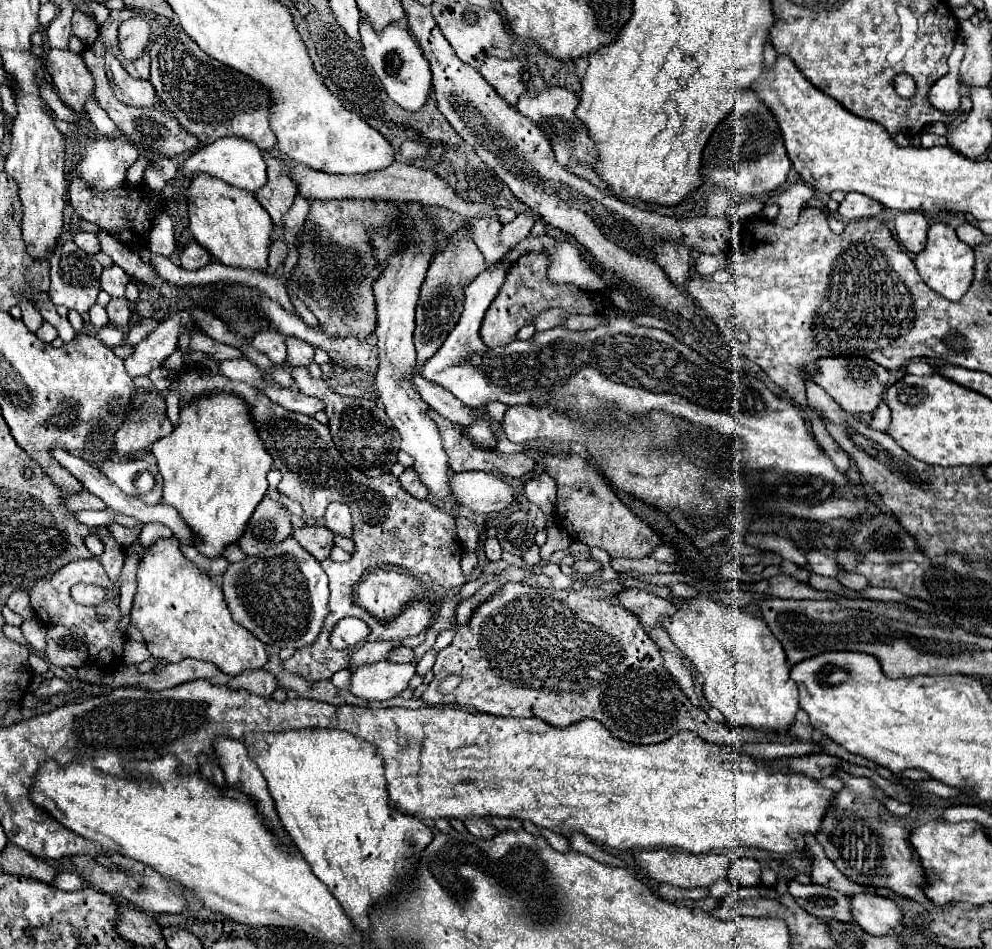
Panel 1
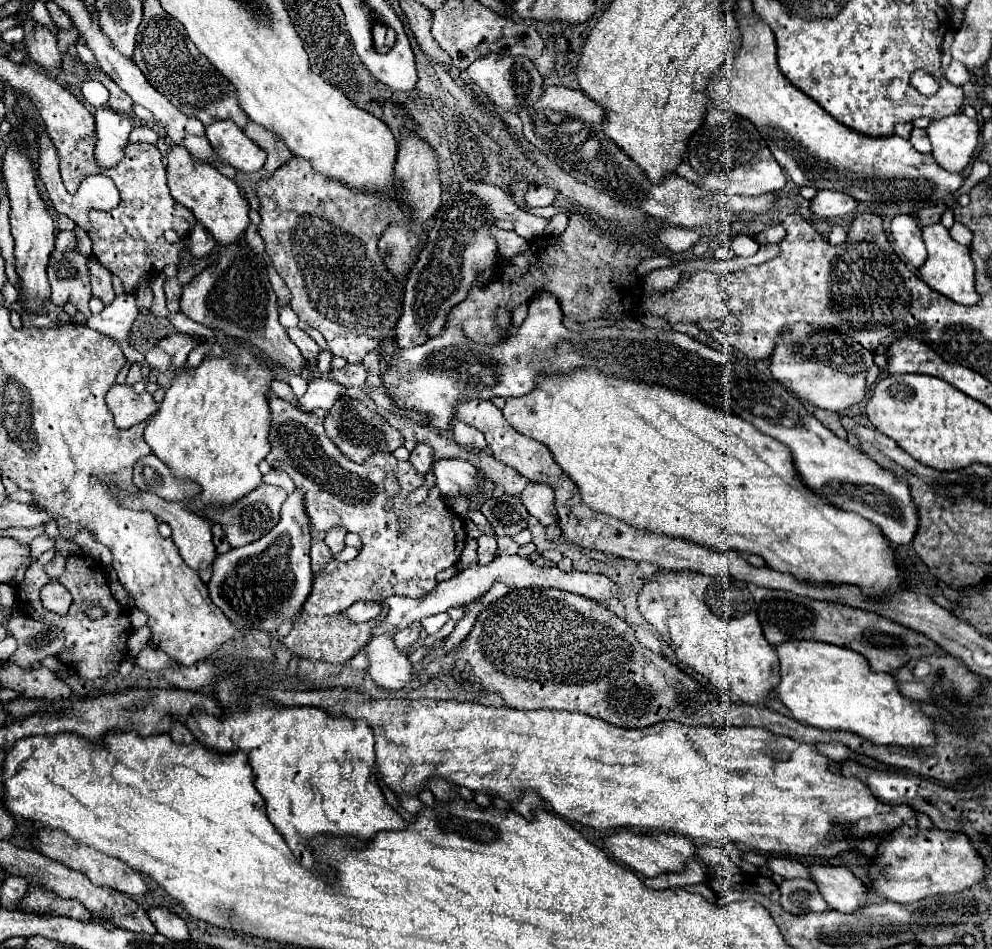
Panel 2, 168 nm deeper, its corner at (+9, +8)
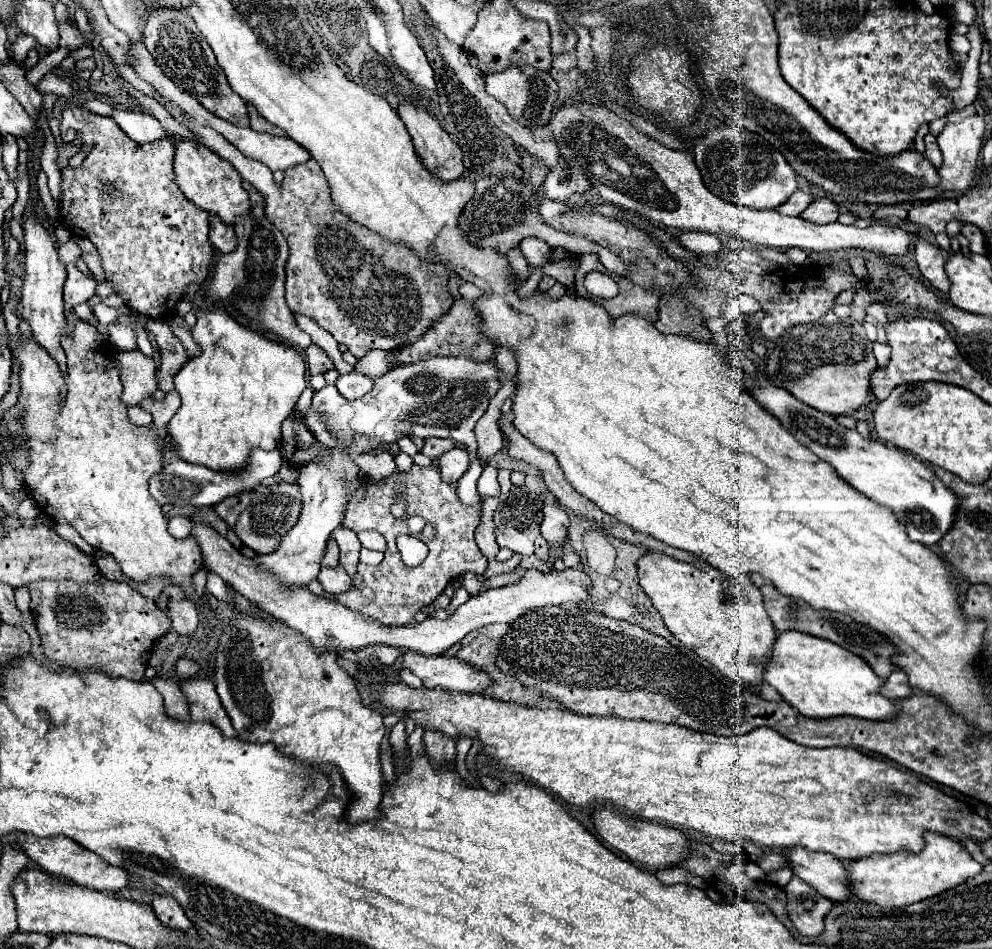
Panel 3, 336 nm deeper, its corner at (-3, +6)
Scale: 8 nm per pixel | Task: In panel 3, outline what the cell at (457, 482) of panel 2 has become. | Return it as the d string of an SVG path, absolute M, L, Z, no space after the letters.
M452 448L444 452L438 458L438 468L442 474L442 480L446 482L458 482L458 478L466 472L468 468L468 454L464 448Z

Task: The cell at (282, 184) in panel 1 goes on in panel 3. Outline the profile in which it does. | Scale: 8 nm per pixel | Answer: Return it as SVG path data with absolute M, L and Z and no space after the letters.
M248 104L248 116L250 116L250 128L252 128L252 130L262 130L262 132L274 134L274 136L286 136L286 132L284 132L282 128L274 126L274 124L270 124L266 118L262 118L252 104Z

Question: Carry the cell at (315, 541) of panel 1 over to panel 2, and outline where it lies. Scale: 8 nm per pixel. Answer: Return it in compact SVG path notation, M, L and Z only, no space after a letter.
M312 540L312 570L318 574L318 566L332 560L332 552L324 540Z

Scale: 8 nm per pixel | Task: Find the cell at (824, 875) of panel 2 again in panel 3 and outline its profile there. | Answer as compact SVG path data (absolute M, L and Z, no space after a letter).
M794 846L786 850L786 860L798 878L802 878L806 884L816 888L822 896L826 896L832 902L842 902L852 898L850 886L848 886L848 872L842 866L840 860L836 860L830 854L822 852L810 852L802 846Z

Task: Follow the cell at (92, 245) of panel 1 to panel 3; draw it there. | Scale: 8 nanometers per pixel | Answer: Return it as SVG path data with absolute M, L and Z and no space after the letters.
M68 240L66 244L58 246L58 256L60 256L62 264L76 264L76 260L80 258L80 252L78 252L78 246L74 244L74 240Z

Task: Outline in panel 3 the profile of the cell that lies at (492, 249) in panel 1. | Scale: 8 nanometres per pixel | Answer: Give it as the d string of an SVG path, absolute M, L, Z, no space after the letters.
M538 238L522 240L520 242L520 250L526 256L528 264L534 266L534 268L546 266L550 262L550 258L552 258L552 248L544 240L538 240Z

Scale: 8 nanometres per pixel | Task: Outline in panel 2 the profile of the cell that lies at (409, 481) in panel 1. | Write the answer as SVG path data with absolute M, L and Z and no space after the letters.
M416 444L416 448L412 450L408 462L416 468L416 472L420 476L426 476L432 468L432 448L426 446L426 444Z

